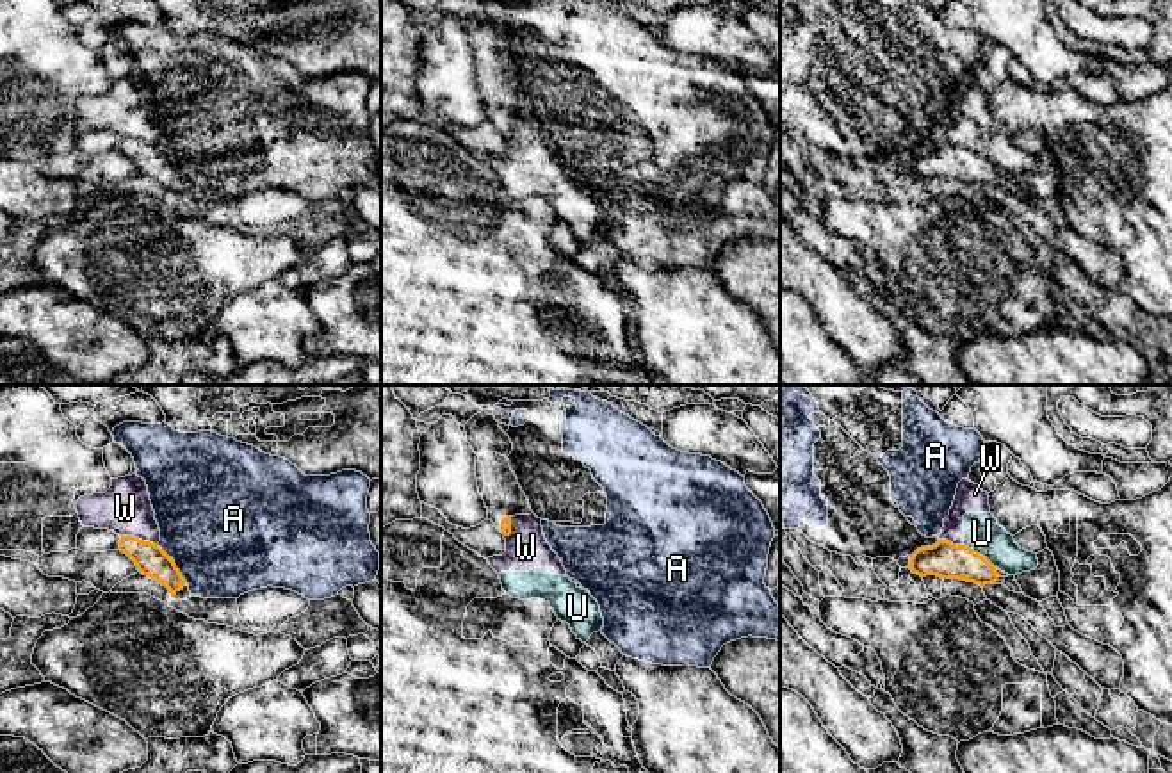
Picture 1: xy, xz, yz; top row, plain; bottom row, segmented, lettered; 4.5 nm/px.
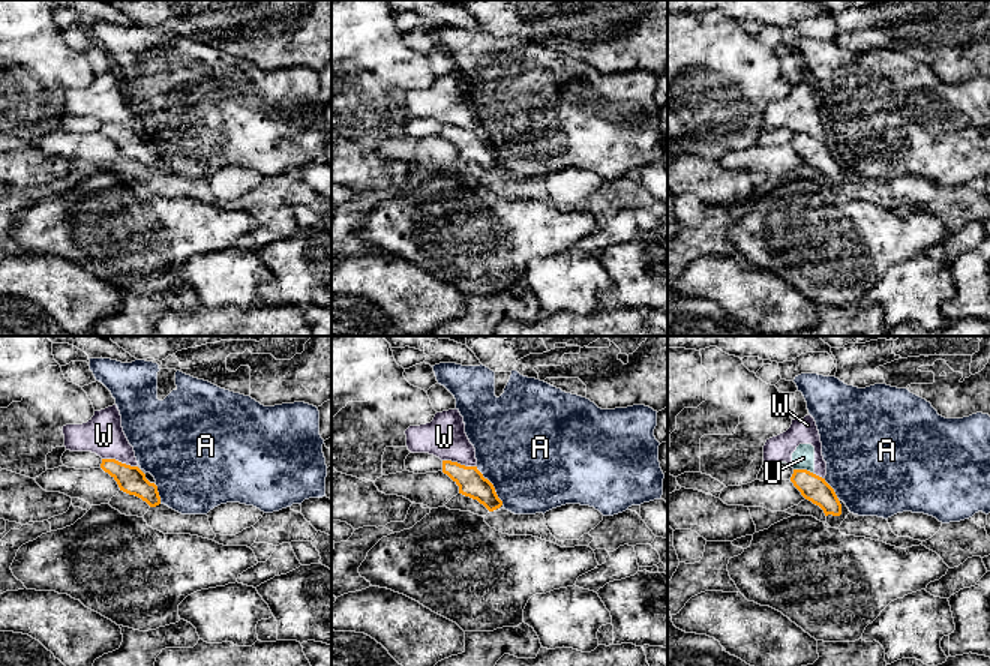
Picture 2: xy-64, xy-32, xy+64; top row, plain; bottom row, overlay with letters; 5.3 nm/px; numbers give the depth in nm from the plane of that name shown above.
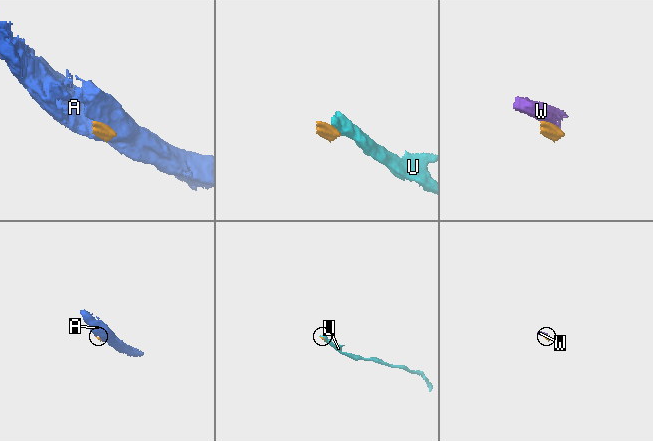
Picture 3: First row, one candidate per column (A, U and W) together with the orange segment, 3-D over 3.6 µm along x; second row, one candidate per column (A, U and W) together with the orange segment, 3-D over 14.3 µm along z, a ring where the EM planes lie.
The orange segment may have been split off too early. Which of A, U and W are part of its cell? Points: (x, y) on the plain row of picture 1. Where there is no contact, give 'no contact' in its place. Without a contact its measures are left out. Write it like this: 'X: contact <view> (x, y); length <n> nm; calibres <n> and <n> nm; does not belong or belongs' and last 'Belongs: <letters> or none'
A: contact xy (173, 162); length 200 nm; calibres 140 and 500 nm; does not belong
U: contact yz (978, 155); length 180 nm; calibres 160 and 170 nm; does not belong
W: contact xy (138, 139); length 180 nm; calibres 140 and 240 nm; does not belong
Belongs: none

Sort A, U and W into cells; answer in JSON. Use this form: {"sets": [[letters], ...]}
{"sets": [["A"], ["U", "W"]]}

